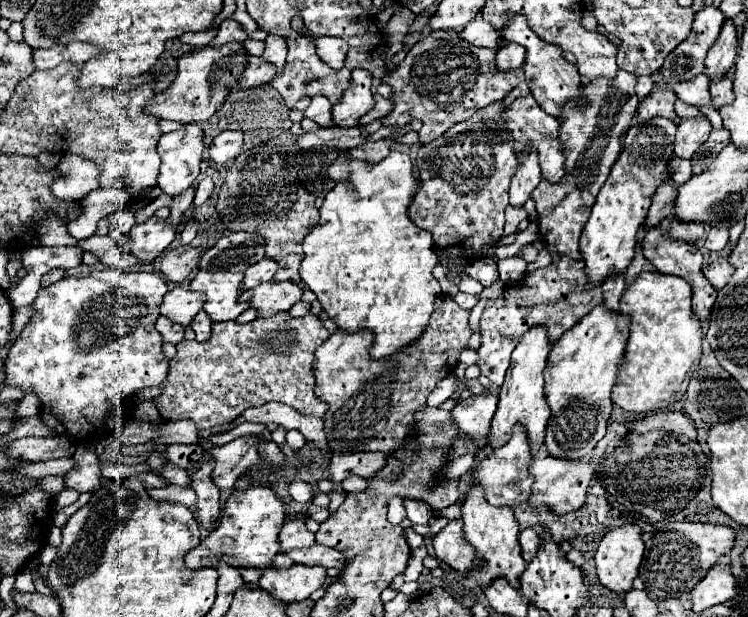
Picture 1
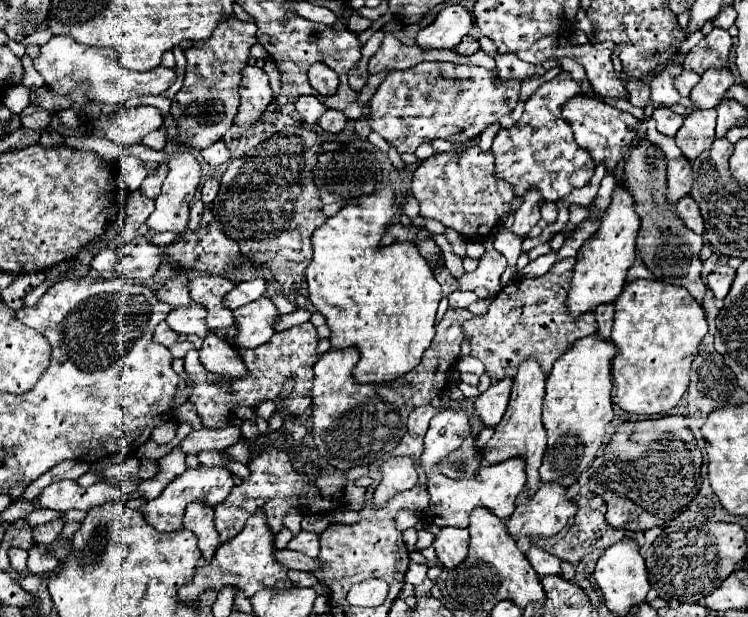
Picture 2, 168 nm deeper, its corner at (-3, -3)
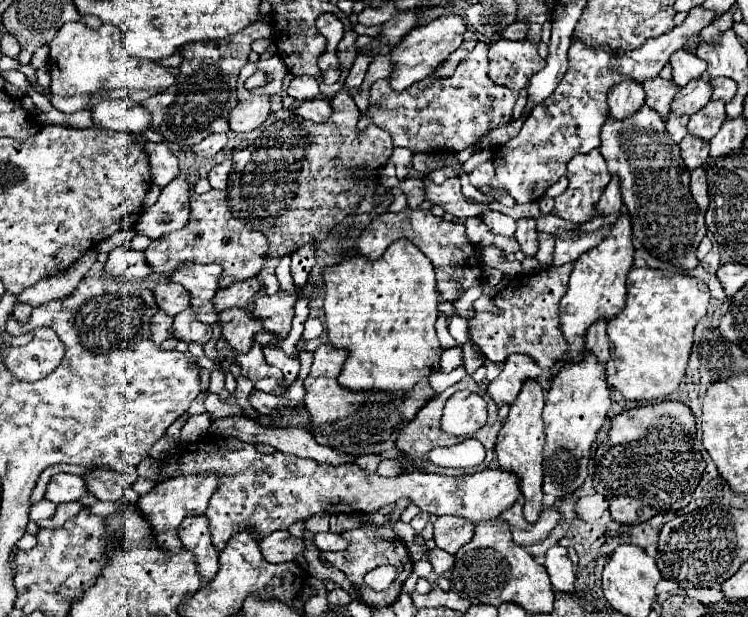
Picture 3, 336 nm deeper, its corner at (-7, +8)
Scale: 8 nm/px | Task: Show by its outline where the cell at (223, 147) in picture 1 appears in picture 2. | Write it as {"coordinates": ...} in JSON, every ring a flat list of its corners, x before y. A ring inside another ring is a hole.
{"coordinates":[[224,141,212,143,210,147,202,149,200,155,202,155,202,159,204,159,208,165,212,165,212,167,218,167,218,165,222,165,222,163,226,163,226,161,230,159,230,151,226,149]]}

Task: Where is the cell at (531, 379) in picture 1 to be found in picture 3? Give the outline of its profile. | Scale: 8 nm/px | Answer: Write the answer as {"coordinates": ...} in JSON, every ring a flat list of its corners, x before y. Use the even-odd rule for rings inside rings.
{"coordinates":[[526,380,516,402,512,404,510,408,510,414,498,434,498,440,496,440,496,456,498,456,498,464,504,468,504,470,512,470,520,476,520,488,522,488,522,496,526,498,524,502,524,518,528,522,534,522,542,510,542,448,544,448,544,440,546,440,546,434,544,434,544,424,542,424,542,408,544,408,544,390,540,386,538,380]]}

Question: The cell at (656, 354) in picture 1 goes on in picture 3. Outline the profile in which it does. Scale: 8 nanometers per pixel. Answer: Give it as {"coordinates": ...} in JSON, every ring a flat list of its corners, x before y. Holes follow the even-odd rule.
{"coordinates":[[632,268,626,284,626,306,618,316,608,320,608,384,620,390,620,394,628,400,664,400,684,378,694,344,694,328,706,316,710,292,698,278,654,268]]}

